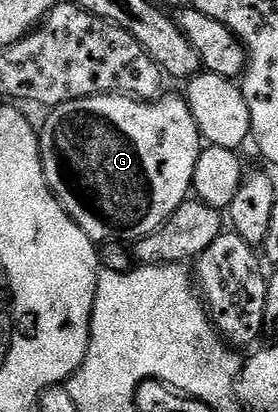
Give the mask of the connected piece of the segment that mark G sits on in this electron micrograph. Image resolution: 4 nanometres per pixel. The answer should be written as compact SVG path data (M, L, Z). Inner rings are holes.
M164 93L154 100L128 98L125 94L94 94L54 107L39 134L43 175L65 212L95 243L114 238L138 240L161 228L192 193L194 168L205 143L182 93Z

